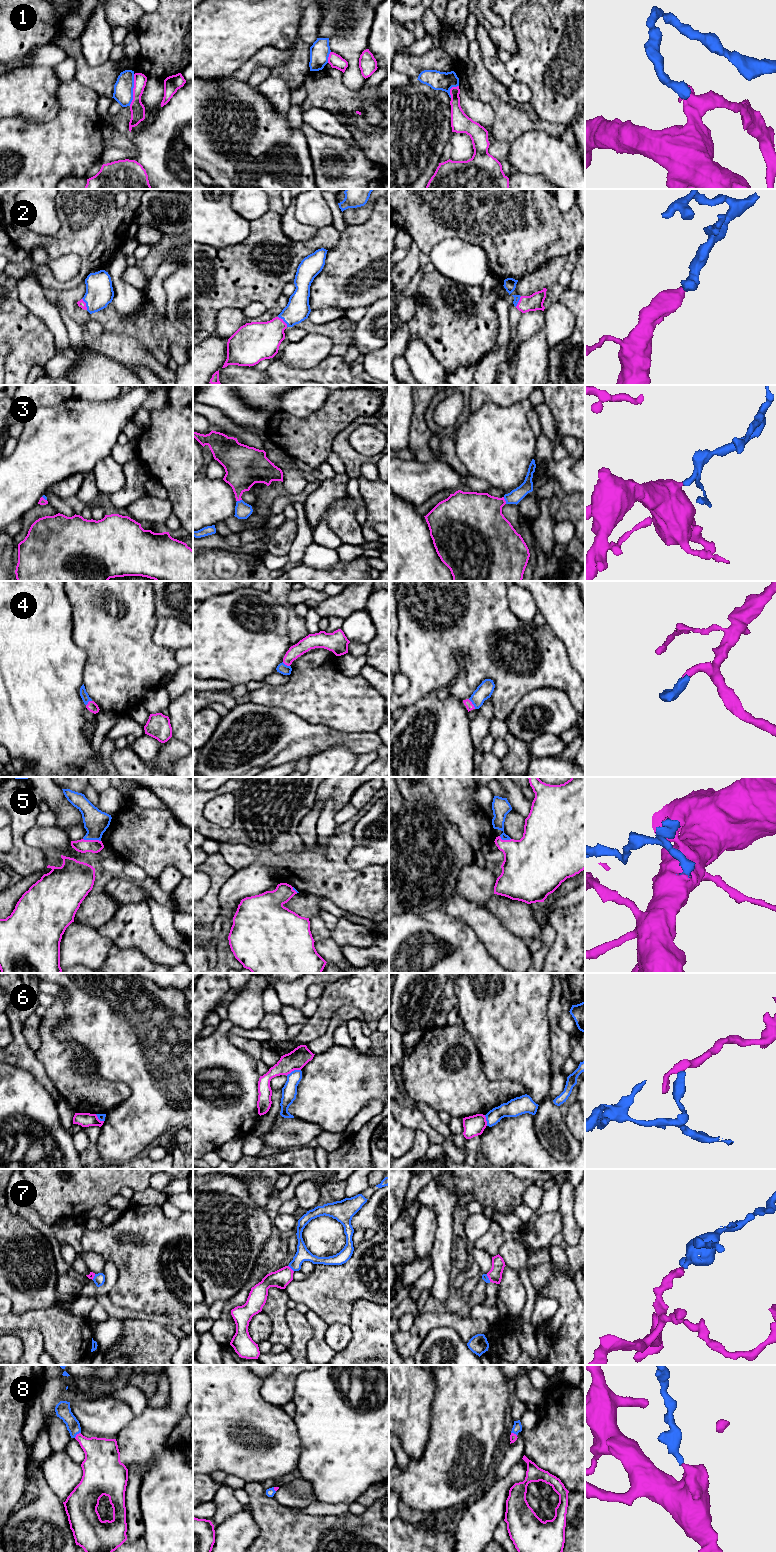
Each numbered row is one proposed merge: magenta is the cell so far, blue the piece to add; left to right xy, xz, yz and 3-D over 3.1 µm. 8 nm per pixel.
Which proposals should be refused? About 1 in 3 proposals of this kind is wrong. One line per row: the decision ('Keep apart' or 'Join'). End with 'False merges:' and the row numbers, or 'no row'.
1: Keep apart
2: Join
3: Join
4: Join
5: Join
6: Keep apart
7: Join
8: Join
False merges: 1, 6

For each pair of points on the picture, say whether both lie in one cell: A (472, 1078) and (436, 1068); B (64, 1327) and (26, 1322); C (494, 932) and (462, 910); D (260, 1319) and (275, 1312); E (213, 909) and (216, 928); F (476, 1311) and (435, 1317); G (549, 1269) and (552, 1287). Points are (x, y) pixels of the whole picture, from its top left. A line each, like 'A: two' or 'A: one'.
A: one
B: one
C: one
D: two
E: two
F: two
G: two

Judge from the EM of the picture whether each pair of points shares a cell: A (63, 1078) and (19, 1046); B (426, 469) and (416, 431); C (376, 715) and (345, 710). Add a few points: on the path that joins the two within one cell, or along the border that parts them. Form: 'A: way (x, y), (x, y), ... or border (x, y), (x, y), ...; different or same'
A: border (35, 1052), (36, 1058), (51, 1080); different
B: border (435, 458), (430, 461), (413, 460); different
C: way (368, 713), (360, 713), (353, 710); same

